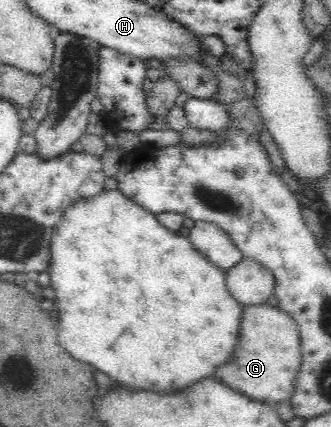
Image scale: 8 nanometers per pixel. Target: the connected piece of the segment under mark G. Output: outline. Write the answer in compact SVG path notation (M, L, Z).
M267 303L244 305L242 312L236 356L230 364L218 370L217 378L220 378L225 386L254 402L268 405L290 403L292 394L296 390L300 366L304 360L298 325L286 311Z

